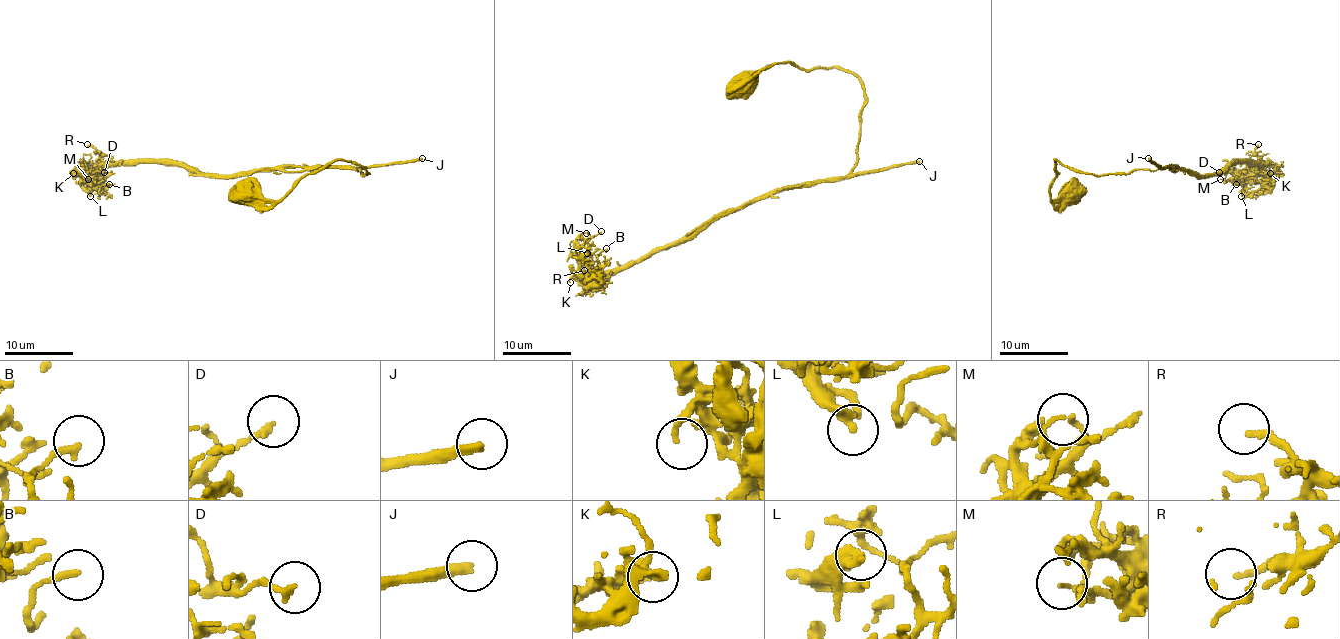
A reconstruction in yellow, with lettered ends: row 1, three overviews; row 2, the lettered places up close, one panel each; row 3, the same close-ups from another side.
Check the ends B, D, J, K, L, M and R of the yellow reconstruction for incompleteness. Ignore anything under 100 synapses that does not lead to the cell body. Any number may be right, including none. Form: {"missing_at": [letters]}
{"missing_at": ["J"]}

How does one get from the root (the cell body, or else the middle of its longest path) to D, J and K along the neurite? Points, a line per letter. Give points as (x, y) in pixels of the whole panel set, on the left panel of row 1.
D: (240, 194), (280, 201), (336, 160), (367, 172), (95, 163), (83, 173), (104, 172)
J: (240, 194), (242, 199), (280, 201), (304, 177), (336, 160), (351, 160), (365, 175), (355, 168), (422, 158)
K: (240, 194), (280, 201), (336, 160), (367, 172), (266, 167), (201, 175), (181, 165), (99, 163), (73, 173)

